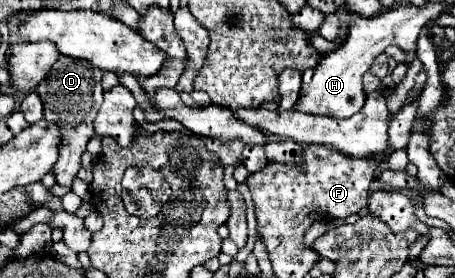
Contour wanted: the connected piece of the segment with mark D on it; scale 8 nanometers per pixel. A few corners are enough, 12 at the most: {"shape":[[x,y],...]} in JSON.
{"shape":[[60,55],[36,87],[64,131],[52,171],[72,185],[102,103],[102,71]]}

